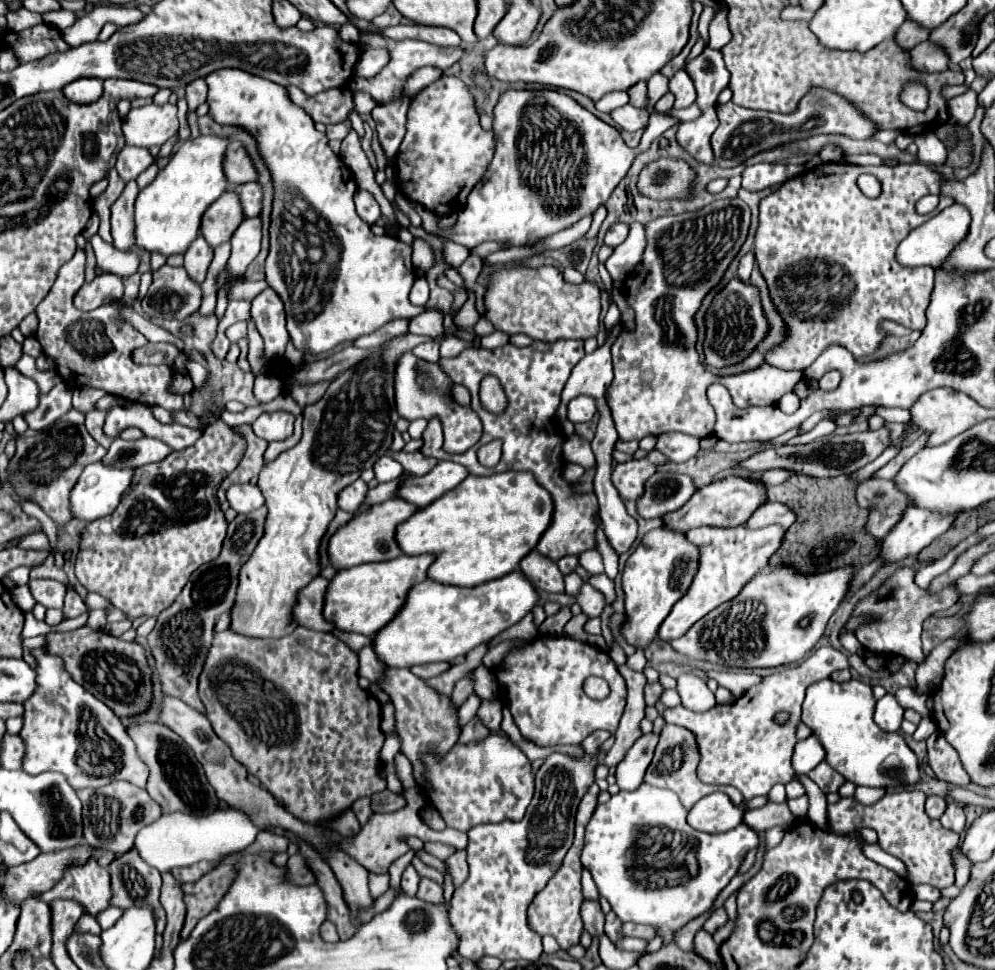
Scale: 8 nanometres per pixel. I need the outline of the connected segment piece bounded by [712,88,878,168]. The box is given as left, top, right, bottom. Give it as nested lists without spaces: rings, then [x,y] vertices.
[[[810,88],[810,92],[802,96],[802,100],[798,102],[798,108],[790,114],[750,110],[750,108],[736,106],[732,102],[718,104],[716,112],[718,112],[720,126],[712,134],[712,150],[714,150],[714,160],[722,168],[734,168],[758,152],[792,142],[796,138],[810,138],[816,134],[846,134],[850,138],[866,140],[878,132],[876,124],[870,122],[870,118],[862,116],[856,104],[852,104],[842,96],[836,96],[826,88]]]

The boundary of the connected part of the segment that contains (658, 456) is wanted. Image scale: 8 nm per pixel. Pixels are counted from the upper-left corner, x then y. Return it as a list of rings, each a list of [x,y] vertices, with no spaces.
[[[650,450],[644,458],[632,458],[628,462],[617,464],[612,469],[611,480],[622,498],[636,502],[642,494],[644,482],[656,472],[658,464],[664,462],[664,454],[660,450]]]

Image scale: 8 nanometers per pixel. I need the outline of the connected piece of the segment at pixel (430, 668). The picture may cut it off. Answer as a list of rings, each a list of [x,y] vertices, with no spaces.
[[[438,662],[438,664],[420,664],[420,666],[414,666],[414,668],[410,668],[410,670],[412,670],[418,678],[428,680],[428,678],[432,678],[432,676],[442,674],[442,672],[448,670],[448,668],[450,668],[448,662]]]

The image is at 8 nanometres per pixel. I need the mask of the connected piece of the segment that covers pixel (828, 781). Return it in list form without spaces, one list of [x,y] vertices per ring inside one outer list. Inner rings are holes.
[[[820,762],[816,768],[812,768],[808,772],[808,778],[814,780],[824,794],[838,792],[838,788],[844,784],[844,778],[838,776],[838,772],[834,772],[834,768],[830,768],[826,762]]]

